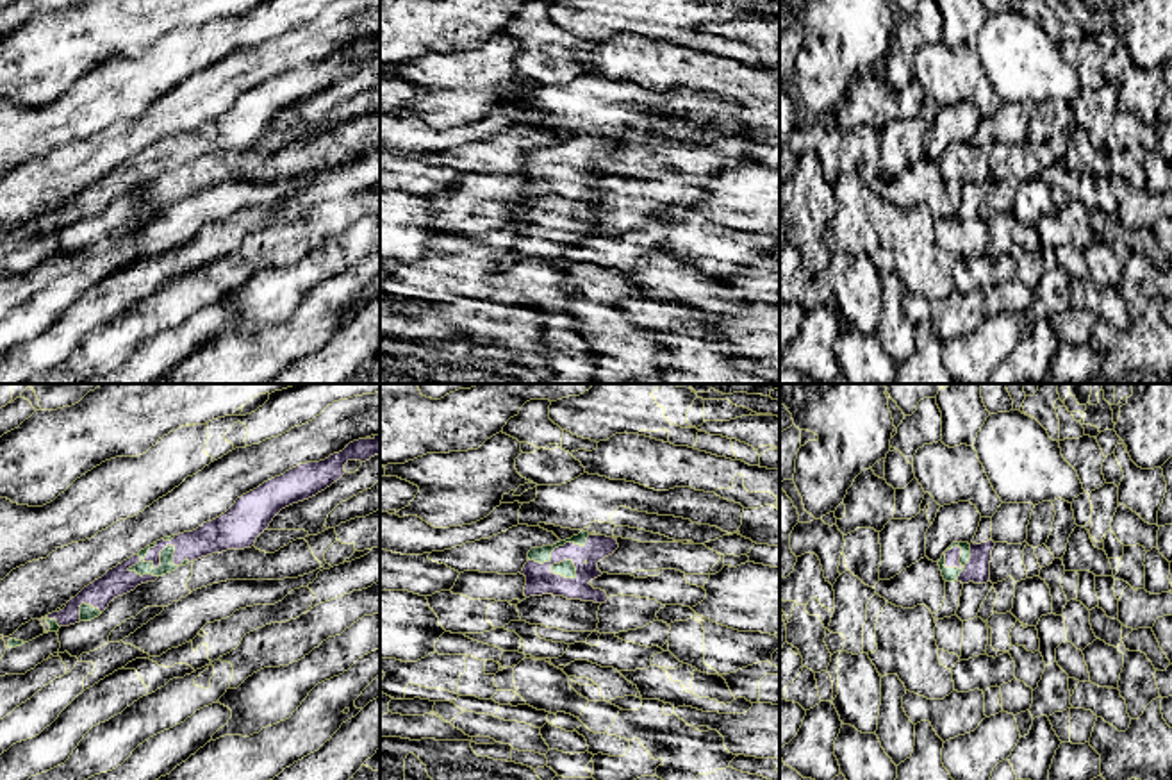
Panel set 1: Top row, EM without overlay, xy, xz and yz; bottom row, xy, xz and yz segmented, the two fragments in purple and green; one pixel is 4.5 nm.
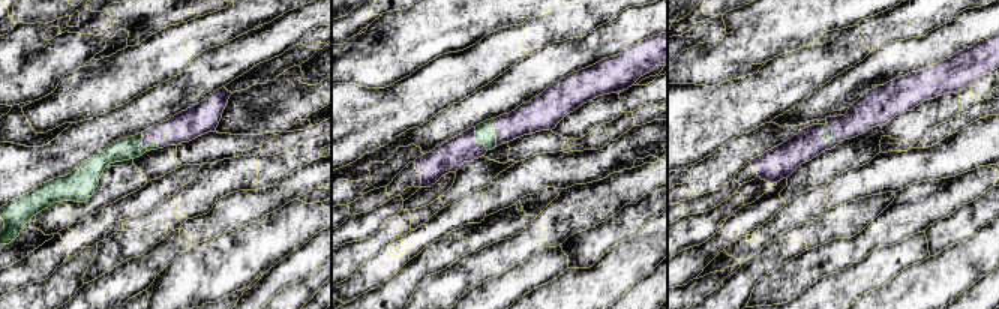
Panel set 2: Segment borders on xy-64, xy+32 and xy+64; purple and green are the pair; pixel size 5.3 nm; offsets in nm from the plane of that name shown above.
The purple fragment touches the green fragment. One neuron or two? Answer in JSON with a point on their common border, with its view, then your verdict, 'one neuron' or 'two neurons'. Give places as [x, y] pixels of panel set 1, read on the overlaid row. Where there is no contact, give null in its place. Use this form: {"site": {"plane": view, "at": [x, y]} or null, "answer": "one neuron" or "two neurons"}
{"site": {"plane": "xy", "at": [159, 554]}, "answer": "one neuron"}

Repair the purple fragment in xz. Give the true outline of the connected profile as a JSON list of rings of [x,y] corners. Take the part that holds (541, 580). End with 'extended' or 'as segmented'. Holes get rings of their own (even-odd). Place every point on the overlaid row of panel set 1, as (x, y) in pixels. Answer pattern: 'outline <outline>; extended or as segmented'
outline [[[580,532],[553,546],[532,548],[521,575],[526,577],[524,596],[564,596],[605,603],[607,593],[589,582],[601,577],[598,562],[619,548],[614,537]]]; extended

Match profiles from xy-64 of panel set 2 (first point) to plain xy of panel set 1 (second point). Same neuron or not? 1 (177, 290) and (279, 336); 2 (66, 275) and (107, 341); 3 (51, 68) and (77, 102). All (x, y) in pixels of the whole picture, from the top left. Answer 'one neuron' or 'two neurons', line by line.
1: two neurons
2: two neurons
3: two neurons

